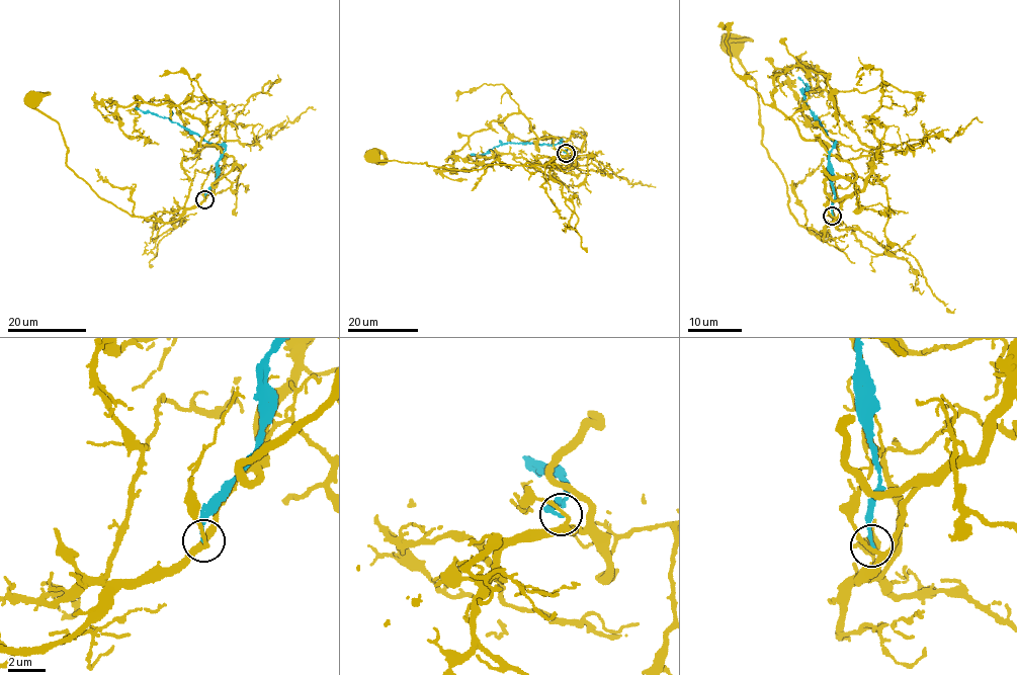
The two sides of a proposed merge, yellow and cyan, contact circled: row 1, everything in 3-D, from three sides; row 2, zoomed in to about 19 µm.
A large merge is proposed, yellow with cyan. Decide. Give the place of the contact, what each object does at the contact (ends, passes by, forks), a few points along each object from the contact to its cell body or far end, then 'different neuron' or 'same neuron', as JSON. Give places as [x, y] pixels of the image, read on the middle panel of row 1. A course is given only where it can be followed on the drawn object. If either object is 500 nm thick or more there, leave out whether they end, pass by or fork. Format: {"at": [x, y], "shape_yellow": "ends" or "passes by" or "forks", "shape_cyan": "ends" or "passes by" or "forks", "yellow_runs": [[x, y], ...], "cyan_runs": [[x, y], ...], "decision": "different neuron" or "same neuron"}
{"at": [566, 153], "shape_yellow": "passes by", "shape_cyan": "ends", "yellow_runs": [[566, 153], [546, 164], [489, 164], [468, 171], [424, 163], [380, 161], [371, 155]], "cyan_runs": [[566, 153], [564, 151], [568, 149], [560, 143], [561, 140], [556, 144], [506, 143], [484, 154], [471, 154]], "decision": "different neuron"}

